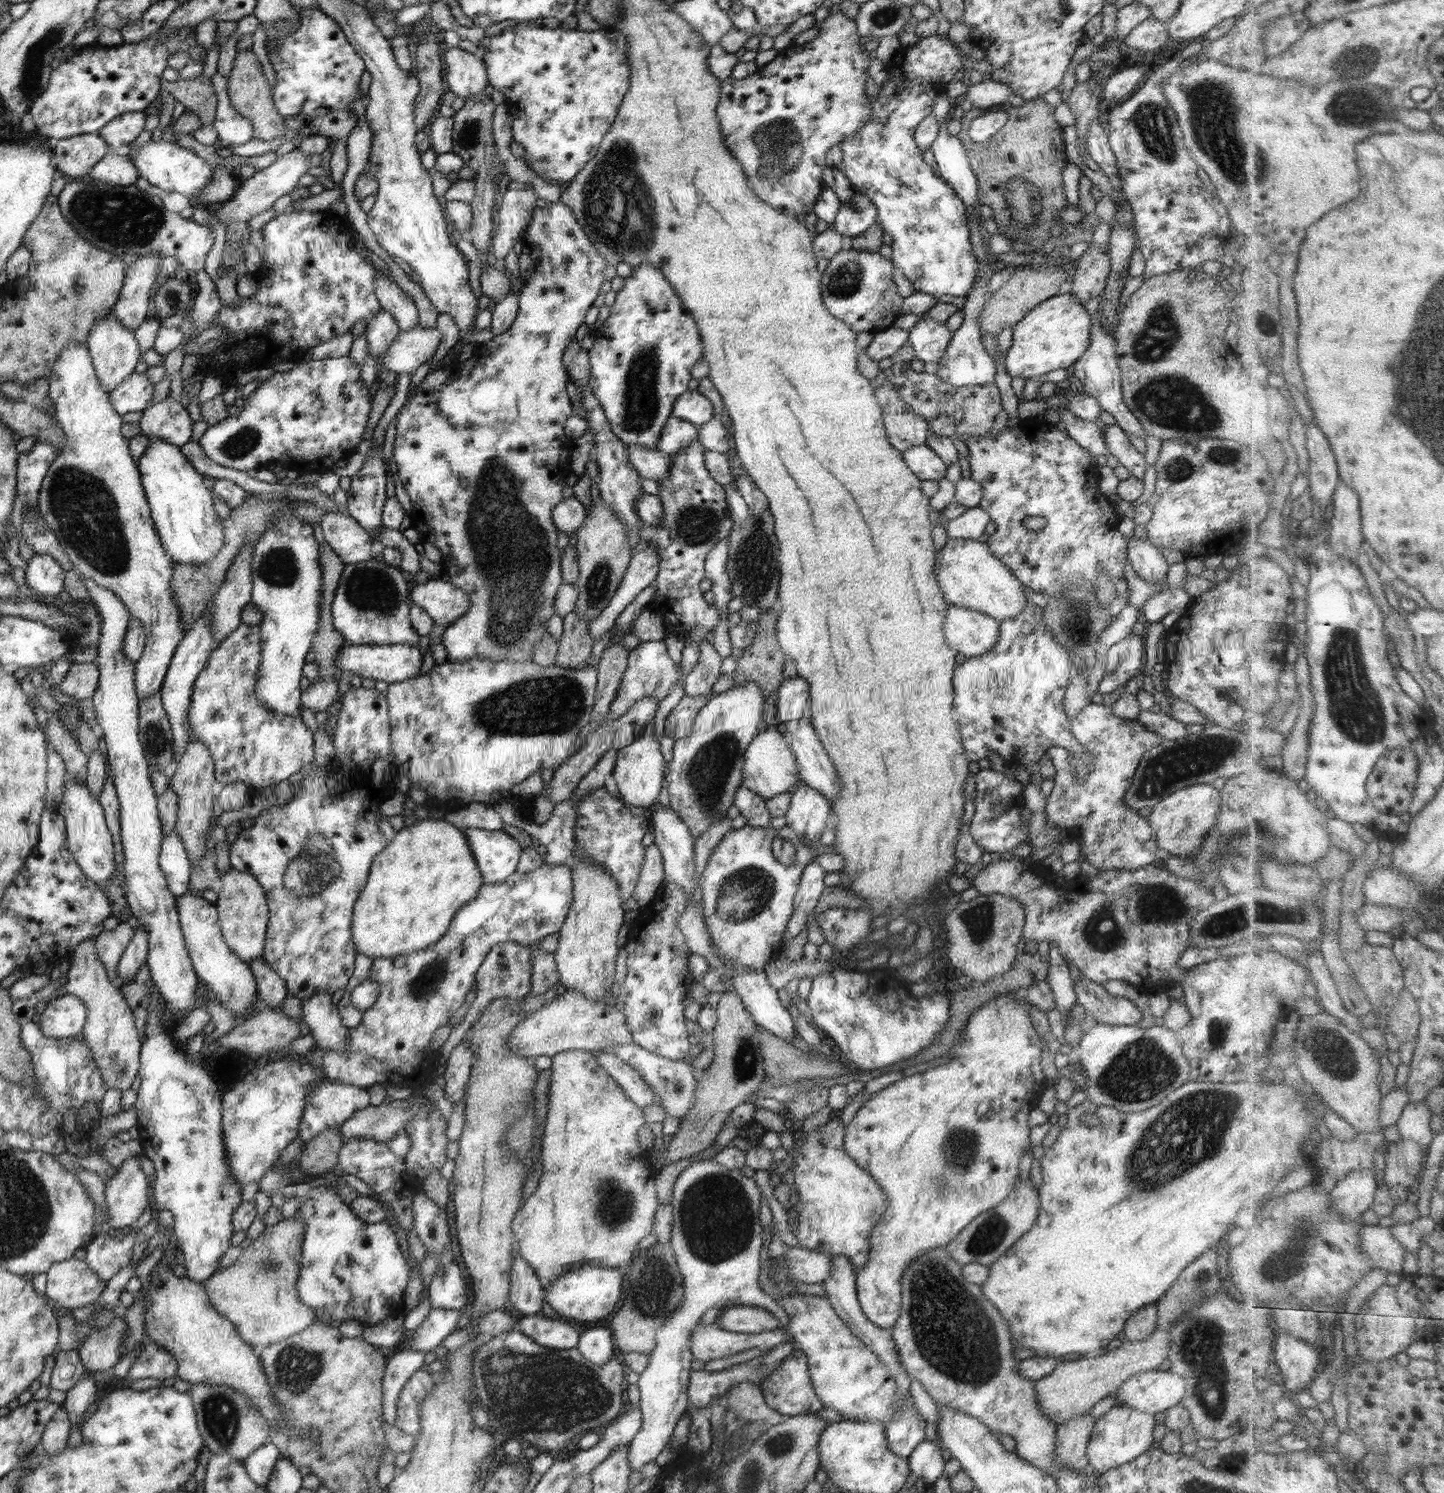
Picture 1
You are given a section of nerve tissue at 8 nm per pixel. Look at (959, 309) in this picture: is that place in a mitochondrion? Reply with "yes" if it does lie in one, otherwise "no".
no

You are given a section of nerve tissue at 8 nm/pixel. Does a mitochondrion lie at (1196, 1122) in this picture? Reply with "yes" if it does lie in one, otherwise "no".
yes

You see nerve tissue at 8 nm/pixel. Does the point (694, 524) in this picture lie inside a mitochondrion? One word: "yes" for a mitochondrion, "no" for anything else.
yes

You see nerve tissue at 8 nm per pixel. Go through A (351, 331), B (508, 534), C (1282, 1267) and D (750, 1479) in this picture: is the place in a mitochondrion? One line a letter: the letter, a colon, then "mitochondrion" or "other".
A: other
B: mitochondrion
C: mitochondrion
D: mitochondrion

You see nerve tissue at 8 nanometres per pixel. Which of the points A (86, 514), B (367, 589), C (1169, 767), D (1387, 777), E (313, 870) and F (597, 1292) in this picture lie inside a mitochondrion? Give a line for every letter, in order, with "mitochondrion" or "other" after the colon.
A: mitochondrion
B: mitochondrion
C: mitochondrion
D: other
E: mitochondrion
F: other

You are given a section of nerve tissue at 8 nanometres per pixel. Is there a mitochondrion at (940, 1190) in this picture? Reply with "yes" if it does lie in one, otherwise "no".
yes

